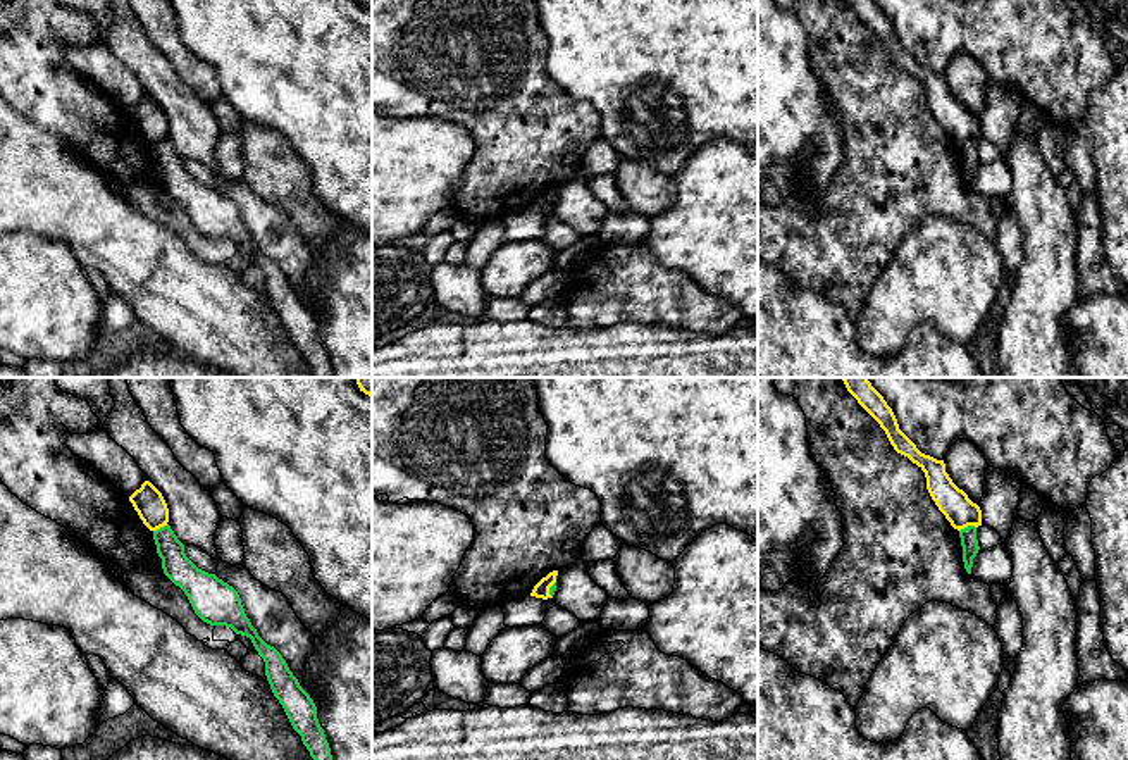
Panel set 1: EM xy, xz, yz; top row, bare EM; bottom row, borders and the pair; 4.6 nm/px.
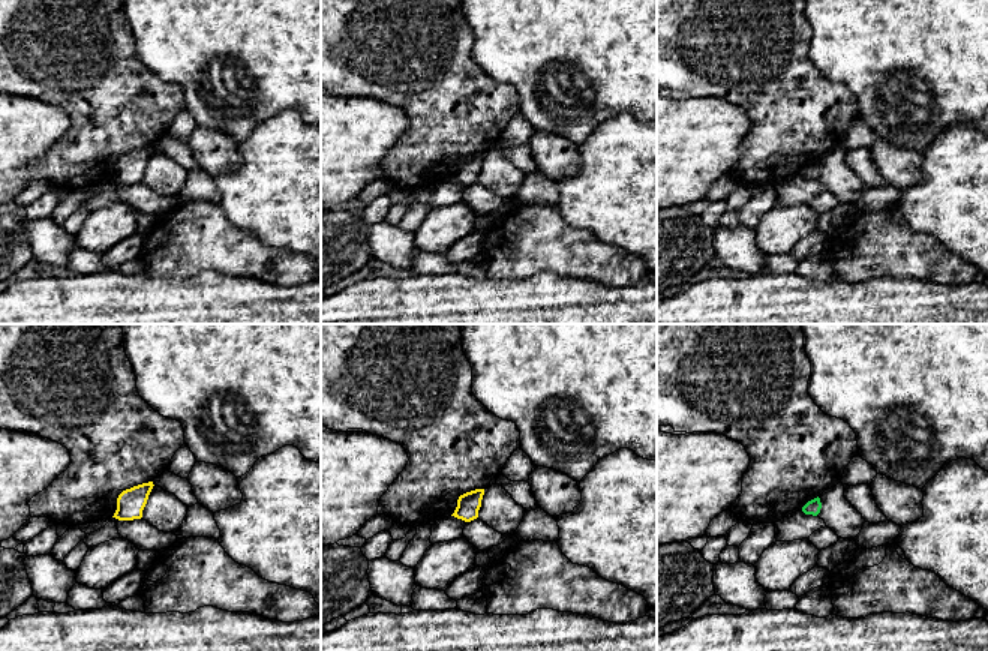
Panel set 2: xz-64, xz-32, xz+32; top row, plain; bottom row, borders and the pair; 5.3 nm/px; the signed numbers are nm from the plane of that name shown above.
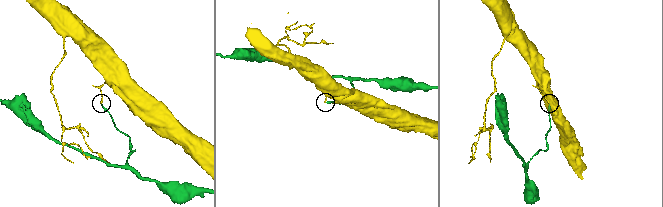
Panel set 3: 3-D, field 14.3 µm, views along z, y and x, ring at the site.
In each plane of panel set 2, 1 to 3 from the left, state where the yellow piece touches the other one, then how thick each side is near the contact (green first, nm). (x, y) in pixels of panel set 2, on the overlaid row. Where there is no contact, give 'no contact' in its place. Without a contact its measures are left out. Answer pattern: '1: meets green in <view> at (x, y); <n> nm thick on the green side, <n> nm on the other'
1: no contact
2: no contact
3: no contact

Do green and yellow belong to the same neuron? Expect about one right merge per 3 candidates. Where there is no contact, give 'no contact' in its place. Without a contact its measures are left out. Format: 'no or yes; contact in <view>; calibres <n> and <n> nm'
no; contact in yz; calibres 80 and 150 nm

